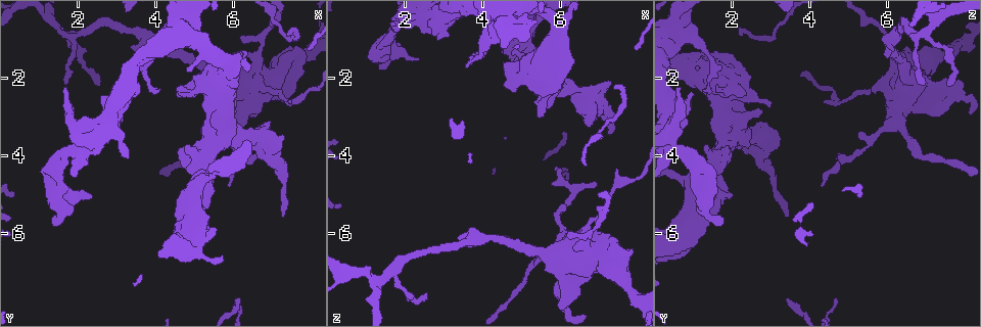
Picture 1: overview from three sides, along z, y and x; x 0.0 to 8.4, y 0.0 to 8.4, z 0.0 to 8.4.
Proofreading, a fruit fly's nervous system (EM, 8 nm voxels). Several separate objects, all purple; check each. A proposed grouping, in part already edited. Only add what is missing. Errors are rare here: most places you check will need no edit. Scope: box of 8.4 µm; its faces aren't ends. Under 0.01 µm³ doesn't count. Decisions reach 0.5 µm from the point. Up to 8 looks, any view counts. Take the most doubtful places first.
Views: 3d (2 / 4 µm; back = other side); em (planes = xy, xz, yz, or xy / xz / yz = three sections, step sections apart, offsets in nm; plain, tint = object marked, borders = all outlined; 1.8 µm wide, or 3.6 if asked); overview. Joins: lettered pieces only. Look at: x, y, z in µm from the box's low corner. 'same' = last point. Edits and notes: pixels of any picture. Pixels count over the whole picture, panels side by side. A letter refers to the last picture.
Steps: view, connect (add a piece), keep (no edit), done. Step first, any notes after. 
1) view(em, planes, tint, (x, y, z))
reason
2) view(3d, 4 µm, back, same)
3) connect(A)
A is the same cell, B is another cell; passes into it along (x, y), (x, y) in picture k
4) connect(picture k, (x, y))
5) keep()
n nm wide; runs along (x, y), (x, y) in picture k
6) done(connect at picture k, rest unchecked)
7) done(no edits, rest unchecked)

view(3d, 2 µm, (4.50, 2.30, 1.75))
free end

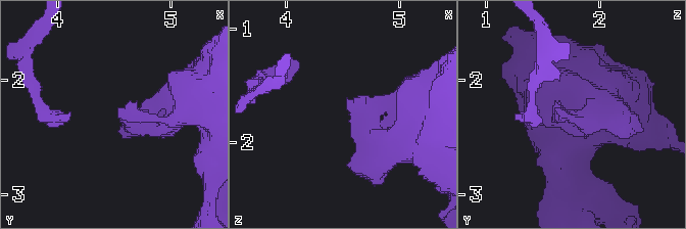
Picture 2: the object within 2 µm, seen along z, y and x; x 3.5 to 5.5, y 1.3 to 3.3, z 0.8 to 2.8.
view(em, planes, plain, (4.54, 2.32, 1.70))
need the tissue

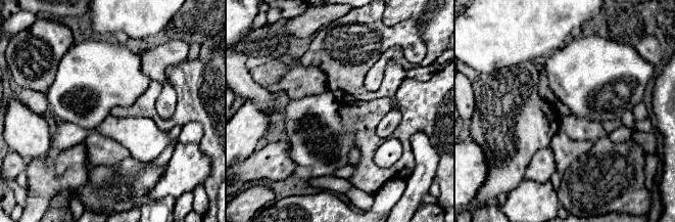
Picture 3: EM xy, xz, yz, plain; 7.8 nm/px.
view(em, planes, borders, same)

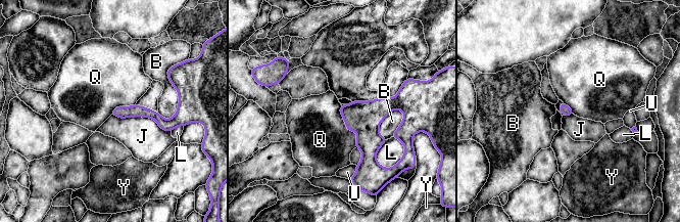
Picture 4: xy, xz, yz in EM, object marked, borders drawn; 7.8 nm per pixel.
keep()
B, J, L, Q, U and Y are other cells; border along (340, 105), (356, 146) in picture 4; none of them fits

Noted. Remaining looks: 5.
view(3d, 2 µm, (1.60, 5.35, 1.30))
sharp bend

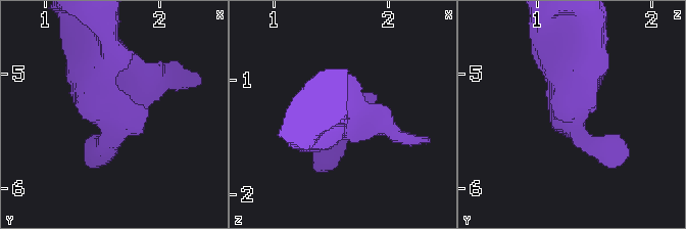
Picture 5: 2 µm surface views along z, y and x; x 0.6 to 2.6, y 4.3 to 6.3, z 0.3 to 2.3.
view(em, planes, tint, (1.56, 5.34, 1.34))

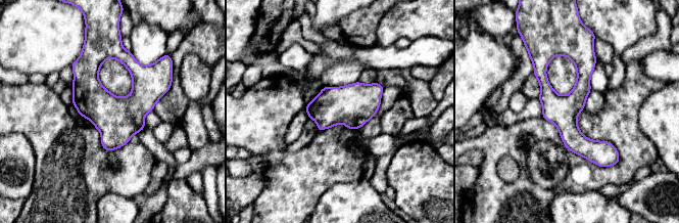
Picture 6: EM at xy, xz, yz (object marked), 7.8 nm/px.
view(em, planes, borders, same)

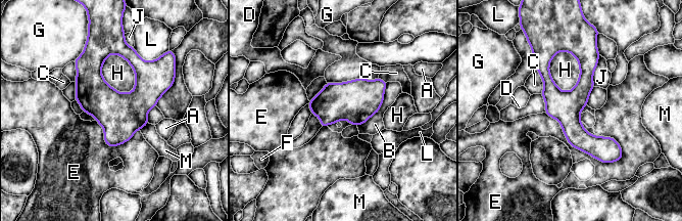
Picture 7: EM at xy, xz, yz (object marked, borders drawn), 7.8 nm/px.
keep()
A, B, C, D, E, F, G, H, J, L and M are other cells; border along (544, 113), (575, 147), (622, 158) in picture 7; no lettered piece goes on from it

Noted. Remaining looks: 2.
view(3d, 4 µm, (5.15, 4.65, 1.40))
thin neck

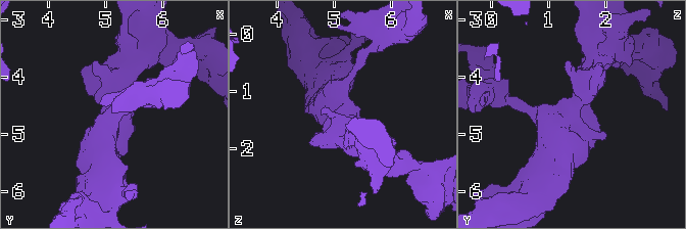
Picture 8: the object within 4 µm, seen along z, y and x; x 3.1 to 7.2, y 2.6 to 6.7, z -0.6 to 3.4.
view(em, xy, step 4, borders, (5.15, 4.65, 1.40))

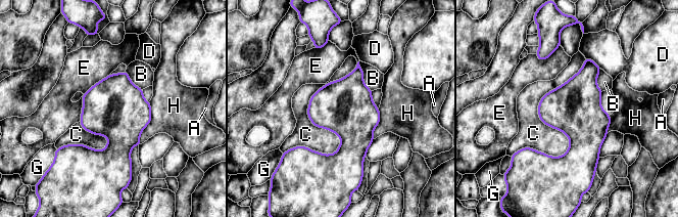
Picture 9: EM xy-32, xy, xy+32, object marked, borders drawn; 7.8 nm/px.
keep()
A, B, C, D, E, G and H are other cells; border along (109, 74), (83, 94) in picture 9; none of them fits

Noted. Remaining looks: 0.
done(no edits, rest unchecked)

